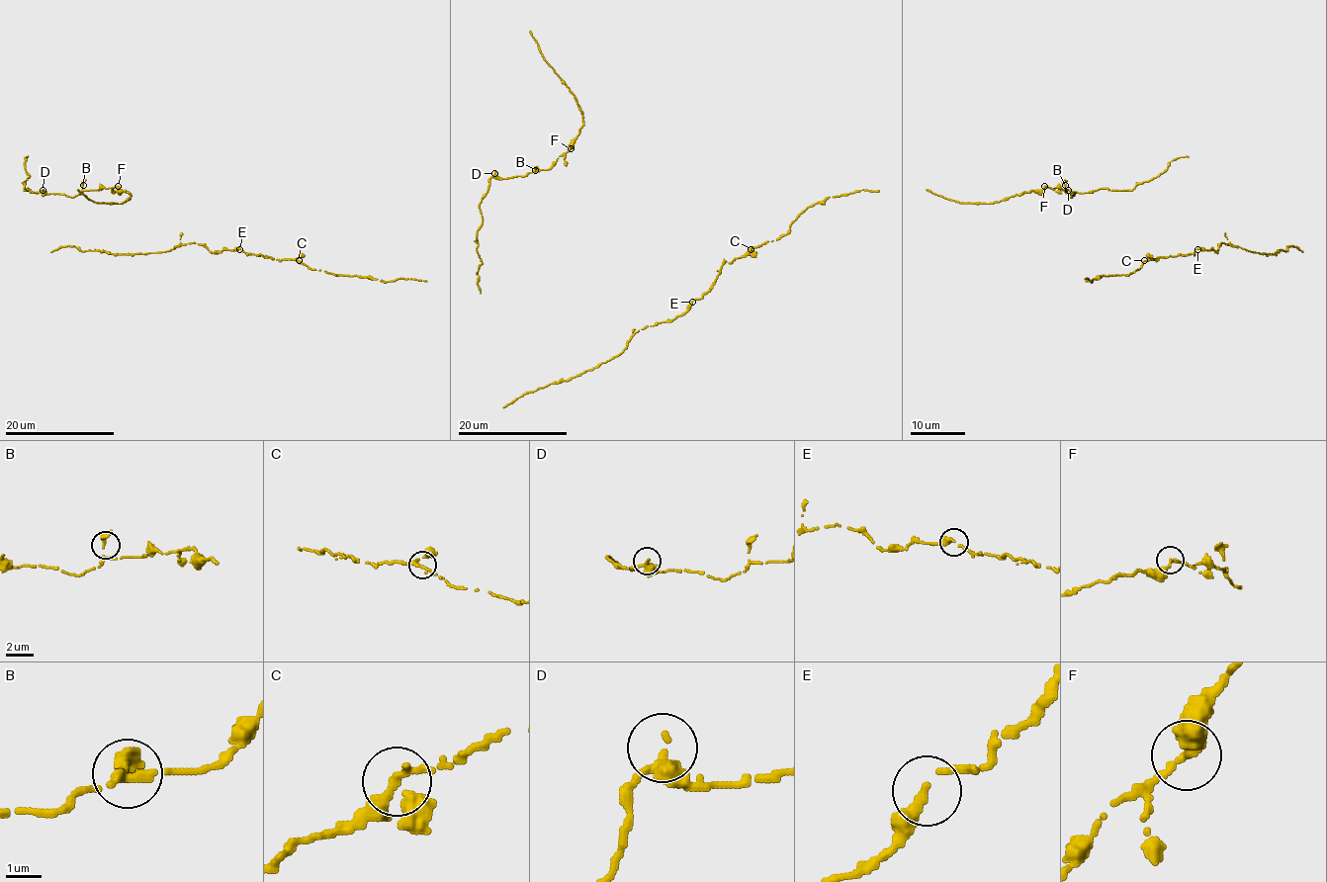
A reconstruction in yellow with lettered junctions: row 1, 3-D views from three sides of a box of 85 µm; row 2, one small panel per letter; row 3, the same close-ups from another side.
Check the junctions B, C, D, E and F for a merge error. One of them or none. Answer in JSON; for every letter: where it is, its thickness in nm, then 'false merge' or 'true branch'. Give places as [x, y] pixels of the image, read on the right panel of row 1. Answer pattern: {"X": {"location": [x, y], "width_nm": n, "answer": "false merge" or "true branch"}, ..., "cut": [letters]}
{"B": {"location": [1065, 185], "width_nm": 280, "answer": "true branch"}, "C": {"location": [1144, 260], "width_nm": 240, "answer": "true branch"}, "D": {"location": [1068, 190], "width_nm": 280, "answer": "true branch"}, "E": {"location": [1197, 249], "width_nm": 240, "answer": "true branch"}, "F": {"location": [1044, 186], "width_nm": 300, "answer": "true branch"}, "cut": []}

